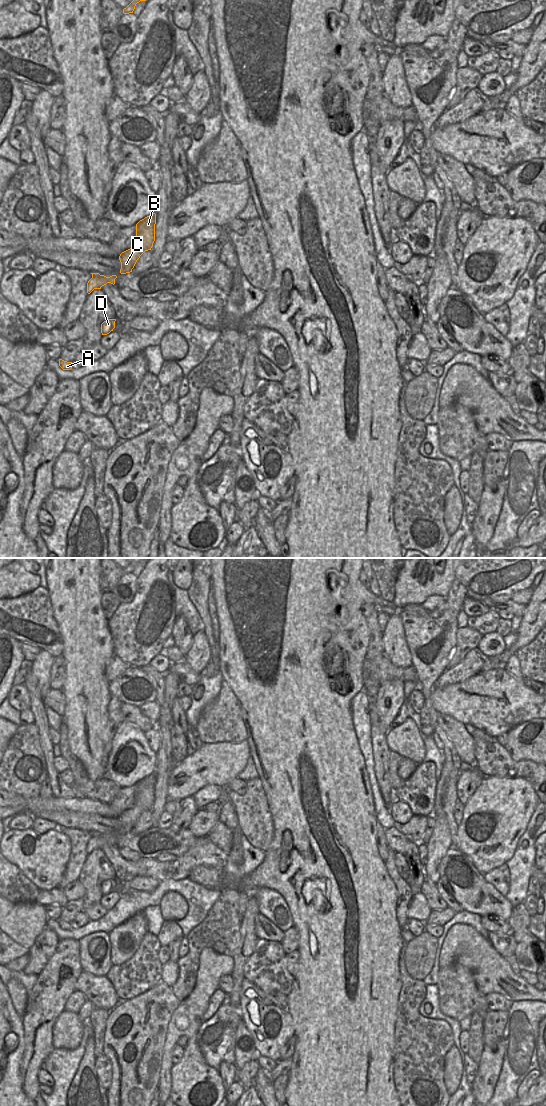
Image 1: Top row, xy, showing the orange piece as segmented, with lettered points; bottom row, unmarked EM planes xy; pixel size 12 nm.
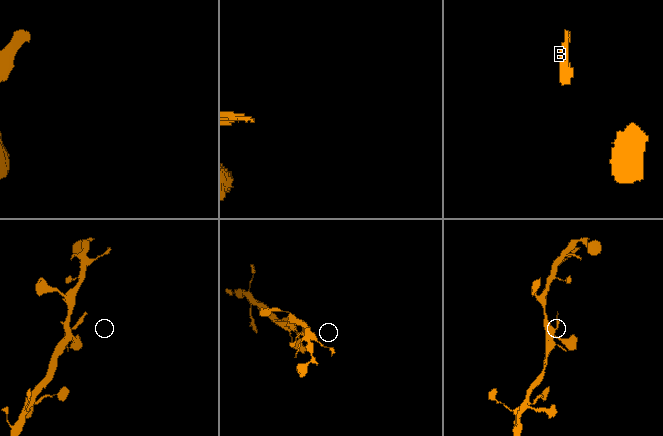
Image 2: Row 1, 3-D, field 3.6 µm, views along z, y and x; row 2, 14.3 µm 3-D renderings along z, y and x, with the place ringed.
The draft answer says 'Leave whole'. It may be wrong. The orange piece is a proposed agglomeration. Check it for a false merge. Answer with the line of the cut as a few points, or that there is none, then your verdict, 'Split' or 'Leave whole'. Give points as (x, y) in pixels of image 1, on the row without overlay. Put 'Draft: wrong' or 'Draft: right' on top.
Draft: right
No split. Leave whole.

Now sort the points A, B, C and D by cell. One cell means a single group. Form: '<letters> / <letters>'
A B C D

